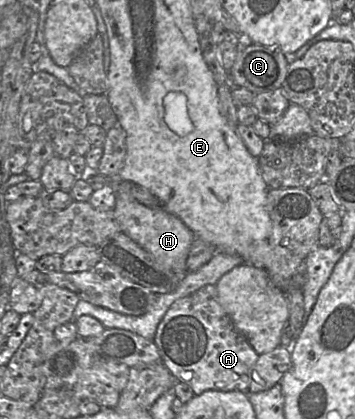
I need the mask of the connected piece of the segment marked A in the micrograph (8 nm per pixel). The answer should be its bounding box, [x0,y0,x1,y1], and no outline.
[154,285,259,395]

